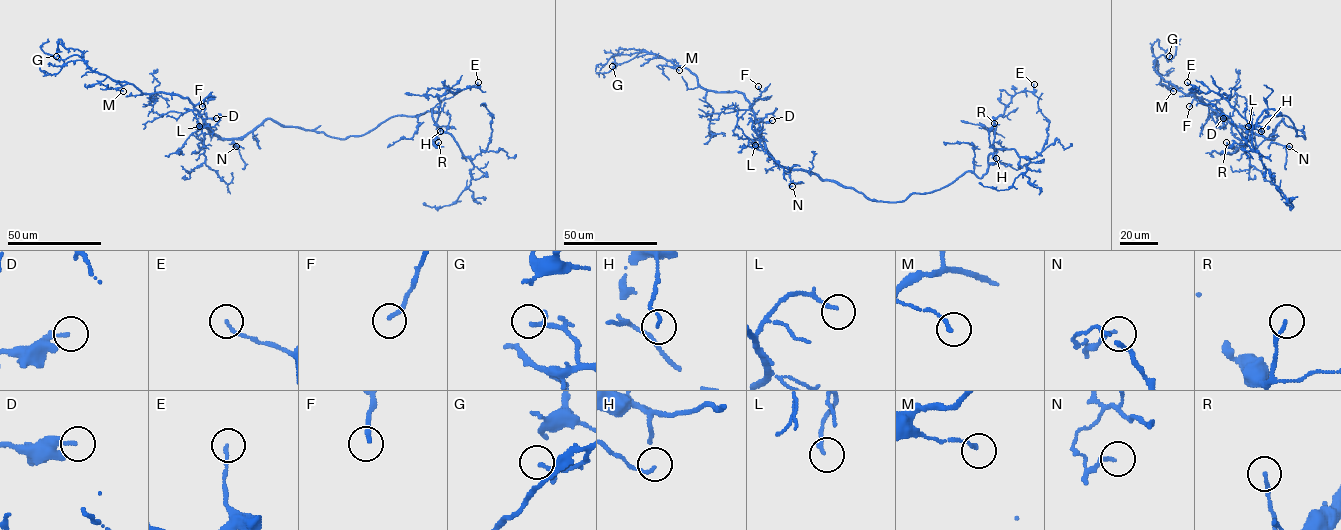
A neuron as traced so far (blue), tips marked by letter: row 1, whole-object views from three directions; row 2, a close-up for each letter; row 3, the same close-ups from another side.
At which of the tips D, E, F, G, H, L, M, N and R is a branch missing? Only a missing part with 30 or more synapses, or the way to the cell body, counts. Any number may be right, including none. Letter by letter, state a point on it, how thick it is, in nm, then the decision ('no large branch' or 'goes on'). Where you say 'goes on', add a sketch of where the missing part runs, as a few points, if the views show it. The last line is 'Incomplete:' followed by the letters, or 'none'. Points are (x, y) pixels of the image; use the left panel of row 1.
D: at (216, 118); 200 nm thick; no large branch
E: at (478, 82); 120 nm thick; no large branch
F: at (202, 106); 180 nm thick; no large branch
G: at (56, 56); 120 nm thick; no large branch
H: at (440, 131); 110 nm thick; no large branch
L: at (199, 126); 160 nm thick; no large branch
M: at (123, 91); 160 nm thick; no large branch
N: at (236, 146); 140 nm thick; no large branch
R: at (438, 142); 170 nm thick; no large branch
Incomplete: none

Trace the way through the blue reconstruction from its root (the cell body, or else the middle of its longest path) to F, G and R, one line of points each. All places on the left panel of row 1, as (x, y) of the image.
F: (281, 126), (265, 119), (242, 136), (220, 139), (204, 125), (194, 107), (204, 99), (202, 106)
G: (281, 126), (265, 119), (242, 136), (220, 139), (187, 98), (142, 94), (93, 72), (78, 55), (56, 56)
R: (281, 126), (346, 139), (363, 135), (391, 117), (432, 109), (443, 132), (433, 144), (437, 147), (438, 142)

